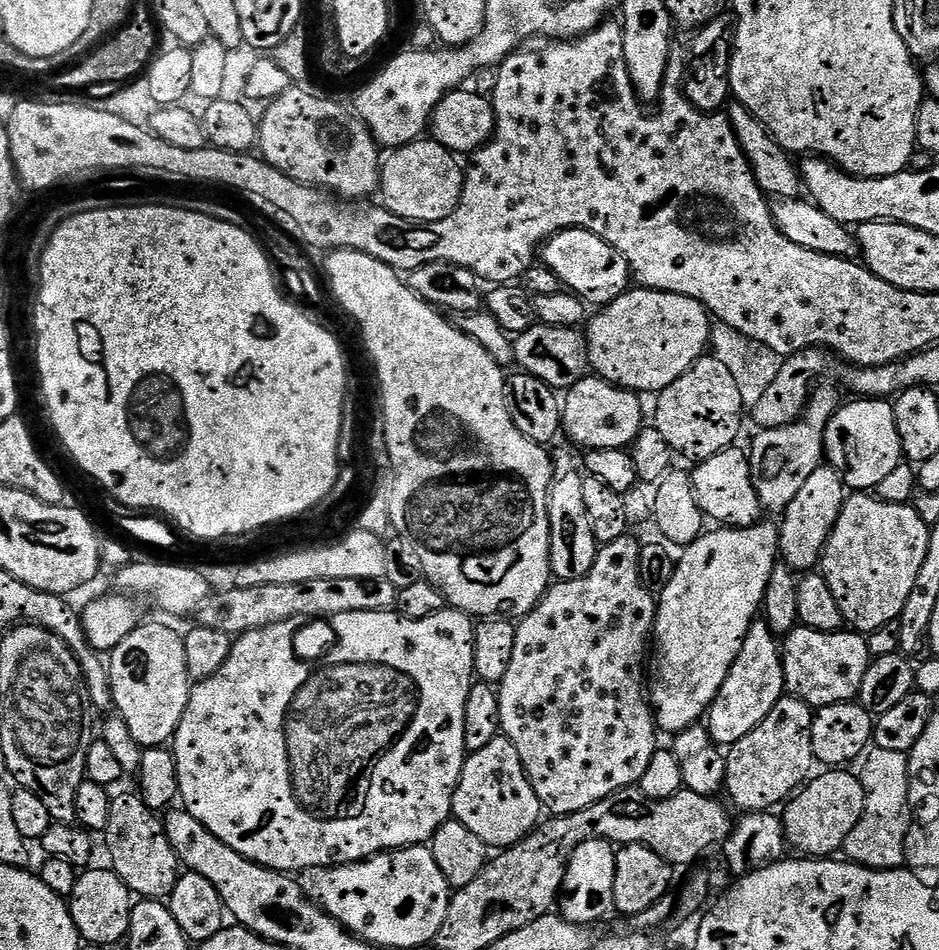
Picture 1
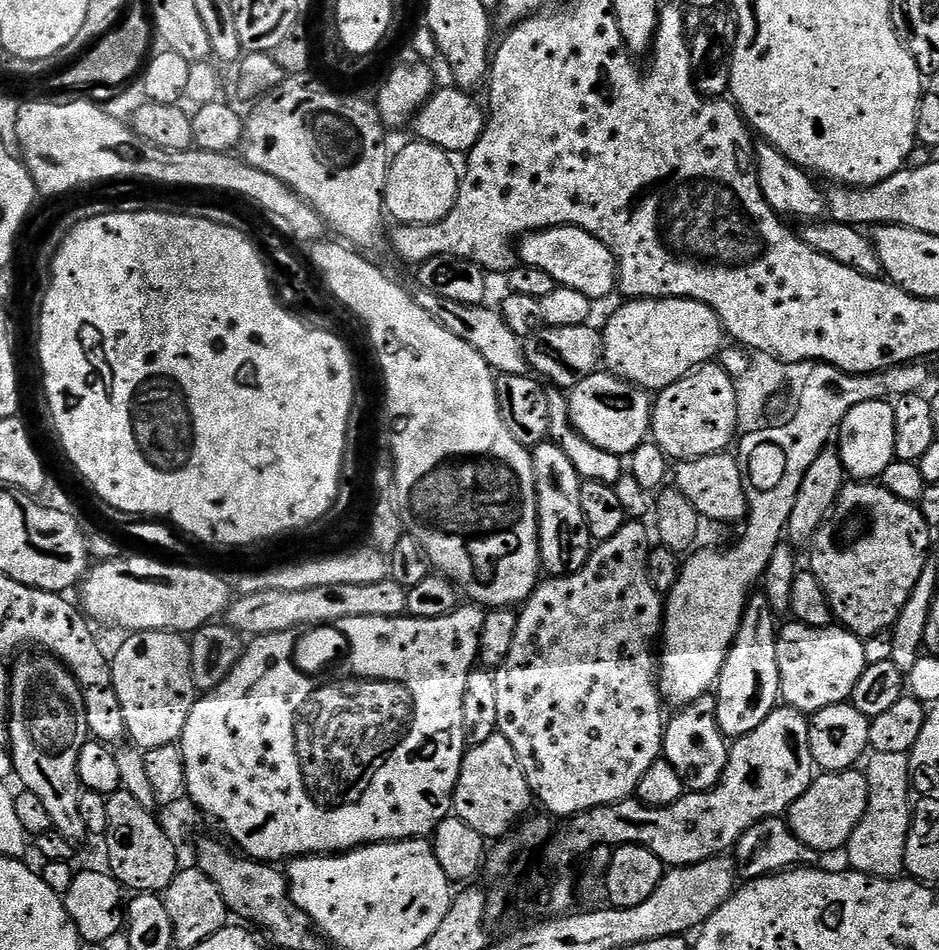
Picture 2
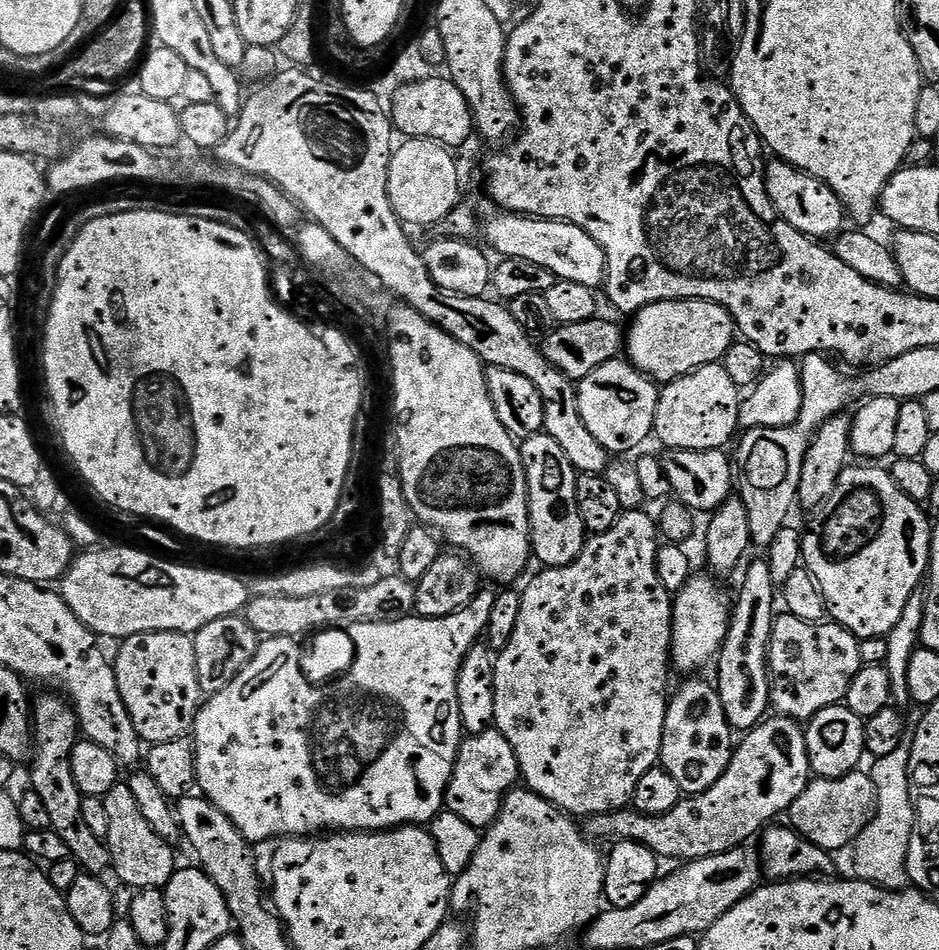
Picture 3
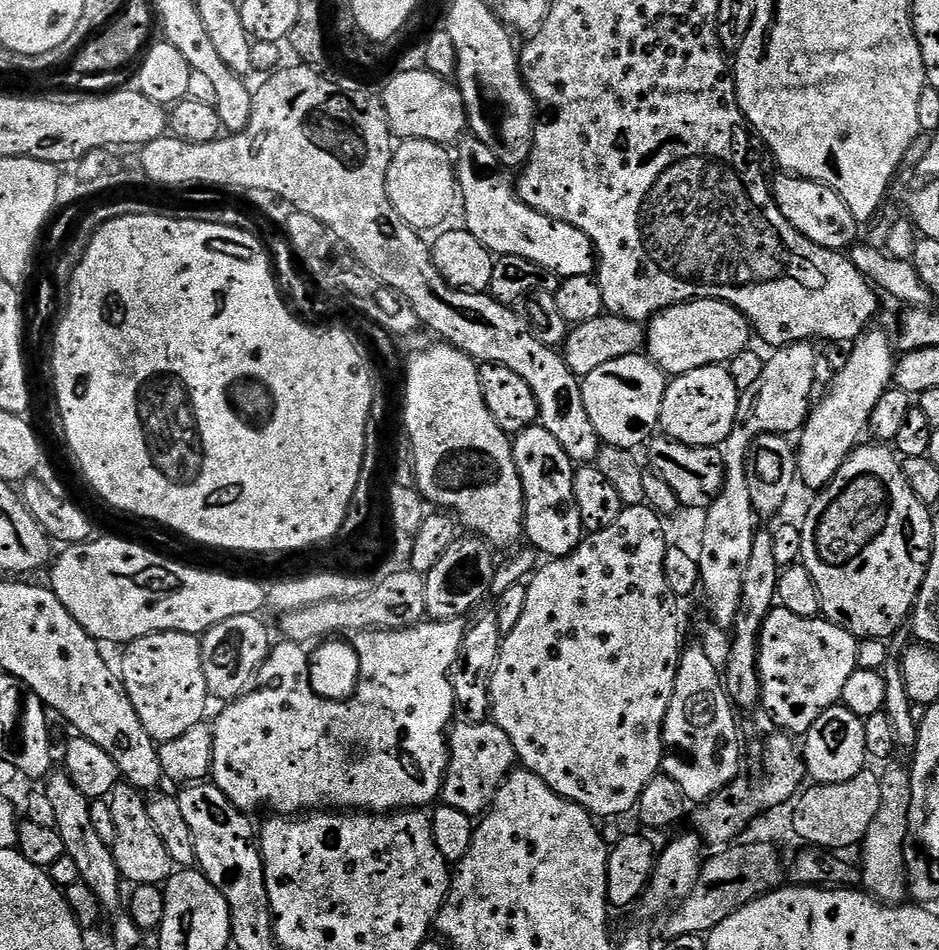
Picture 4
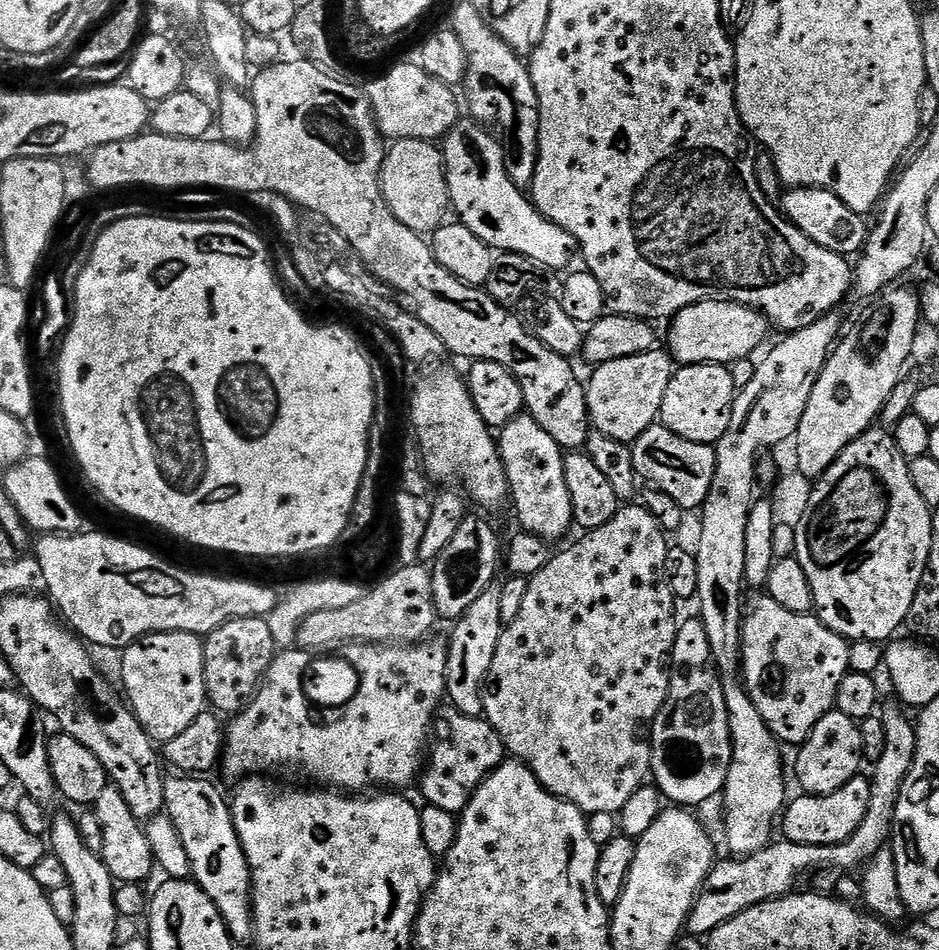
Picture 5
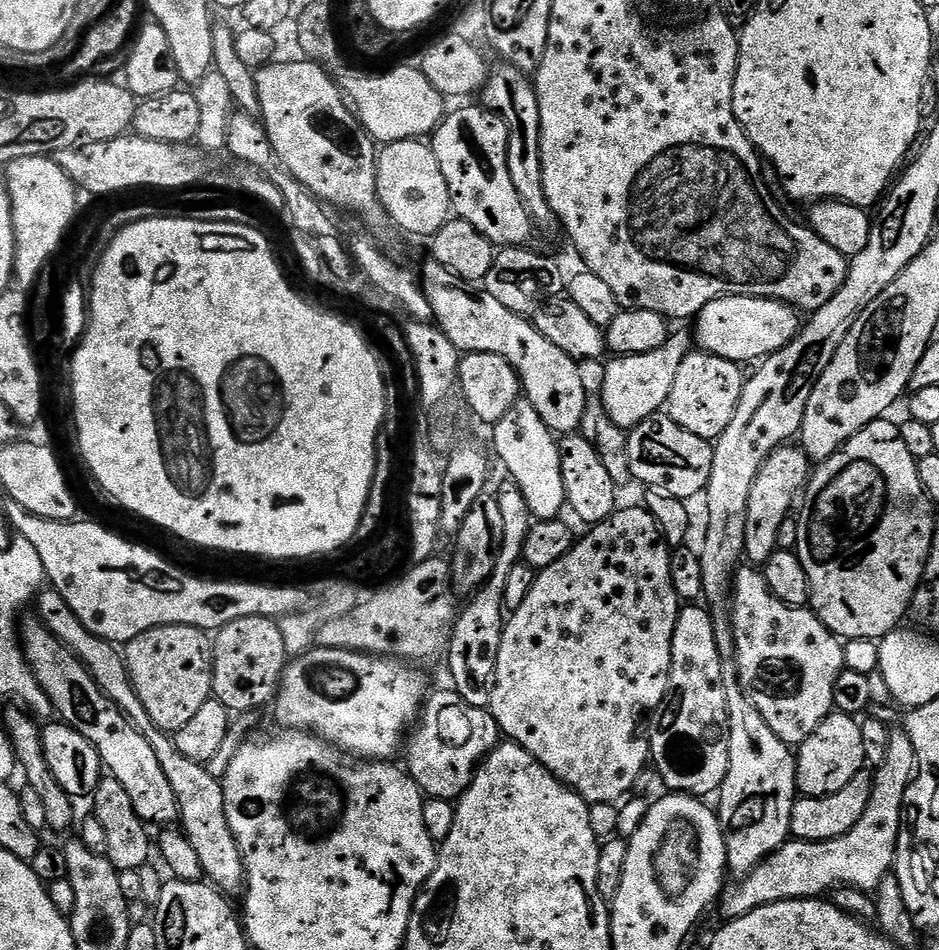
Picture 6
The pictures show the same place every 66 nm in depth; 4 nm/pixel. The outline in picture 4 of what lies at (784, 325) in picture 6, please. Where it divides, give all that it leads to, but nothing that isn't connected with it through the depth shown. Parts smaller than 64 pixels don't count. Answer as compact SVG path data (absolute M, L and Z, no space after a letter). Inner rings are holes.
M689 300L667 308L653 316L646 324L646 352L655 364L669 377L681 376L690 370L698 370L711 364L727 365L728 360L740 356L748 348L748 339L753 339L752 325L741 312L721 300Z

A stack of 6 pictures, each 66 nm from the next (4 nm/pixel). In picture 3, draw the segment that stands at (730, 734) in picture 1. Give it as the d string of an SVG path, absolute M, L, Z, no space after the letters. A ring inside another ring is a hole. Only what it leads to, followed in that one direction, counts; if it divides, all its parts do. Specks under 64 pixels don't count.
M760 558L752 565L750 564L747 565L748 573L745 574L744 581L740 584L740 593L735 593L732 622L728 627L724 644L720 648L719 657L714 664L714 669L716 668L714 683L722 698L722 710L726 710L728 725L734 730L755 728L769 715L772 702L772 677L768 675L768 647L770 646L772 623L776 621L778 615L778 609L775 608L775 604L778 604L778 585L770 574L767 559Z

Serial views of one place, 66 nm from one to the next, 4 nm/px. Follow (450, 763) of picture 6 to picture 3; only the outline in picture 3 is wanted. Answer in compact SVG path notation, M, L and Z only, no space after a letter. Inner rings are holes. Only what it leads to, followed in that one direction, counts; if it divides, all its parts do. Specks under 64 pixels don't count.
M493 730L468 736L460 745L460 753L456 756L456 765L444 795L447 811L458 814L458 818L470 822L470 826L487 829L500 815L500 807L520 779L518 758L502 733Z

